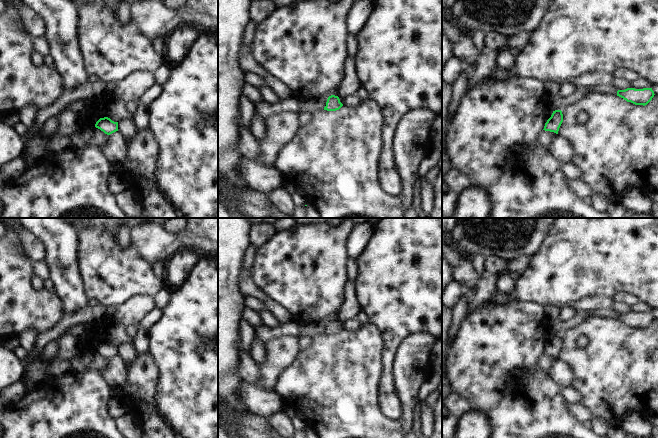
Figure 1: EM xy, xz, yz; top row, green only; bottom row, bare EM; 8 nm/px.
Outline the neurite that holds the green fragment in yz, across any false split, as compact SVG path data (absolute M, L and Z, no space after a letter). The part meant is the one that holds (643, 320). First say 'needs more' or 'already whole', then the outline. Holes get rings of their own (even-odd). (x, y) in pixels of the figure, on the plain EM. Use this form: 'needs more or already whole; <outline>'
already whole; M627 312L625 314L618 314L617 320L623 322L627 326L631 326L635 329L647 329L654 321L654 315L652 312Z

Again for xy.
already whole; M104 341L96 346L95 351L103 355L105 358L110 359L118 355L118 346L114 346L110 342Z

